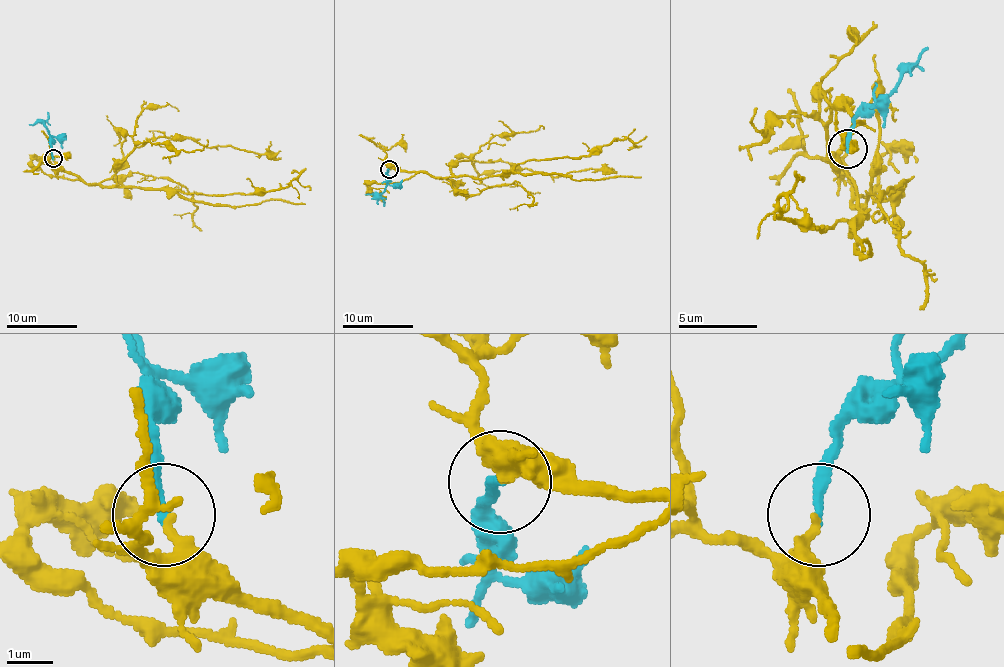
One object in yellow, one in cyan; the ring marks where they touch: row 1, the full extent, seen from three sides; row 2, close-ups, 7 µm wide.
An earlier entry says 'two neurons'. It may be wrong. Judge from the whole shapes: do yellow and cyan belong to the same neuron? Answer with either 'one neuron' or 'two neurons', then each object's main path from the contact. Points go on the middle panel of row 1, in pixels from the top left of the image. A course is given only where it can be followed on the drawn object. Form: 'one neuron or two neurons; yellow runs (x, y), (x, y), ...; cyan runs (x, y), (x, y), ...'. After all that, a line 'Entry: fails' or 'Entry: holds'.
one neuron; yellow runs (390, 170), (484, 179), (507, 175), (532, 159), (596, 154), (615, 140), (636, 142), (647, 136); cyan runs (388, 170), (386, 188), (381, 193), (385, 205)
Entry: fails

